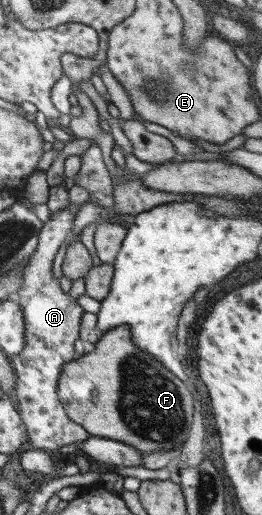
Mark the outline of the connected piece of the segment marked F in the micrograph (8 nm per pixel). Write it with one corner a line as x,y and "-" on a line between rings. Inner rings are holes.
128,325
104,333
92,352
65,363
57,380
67,416
92,436
127,443
142,455
175,450
188,439
195,412
192,393
132,341

